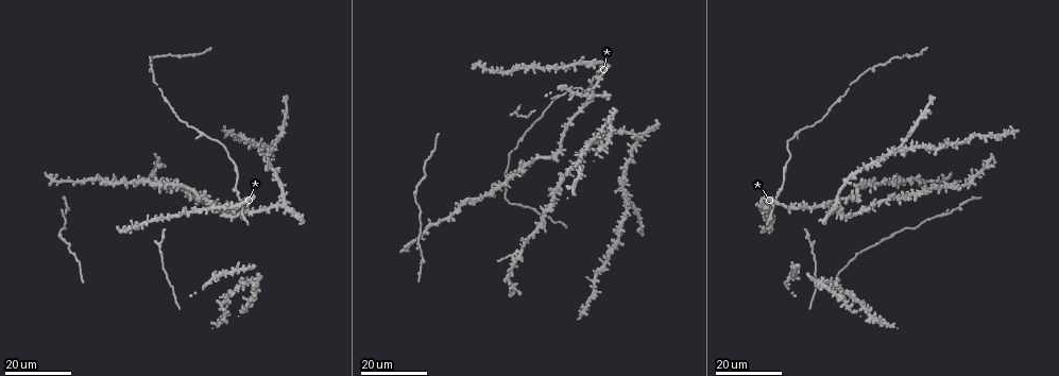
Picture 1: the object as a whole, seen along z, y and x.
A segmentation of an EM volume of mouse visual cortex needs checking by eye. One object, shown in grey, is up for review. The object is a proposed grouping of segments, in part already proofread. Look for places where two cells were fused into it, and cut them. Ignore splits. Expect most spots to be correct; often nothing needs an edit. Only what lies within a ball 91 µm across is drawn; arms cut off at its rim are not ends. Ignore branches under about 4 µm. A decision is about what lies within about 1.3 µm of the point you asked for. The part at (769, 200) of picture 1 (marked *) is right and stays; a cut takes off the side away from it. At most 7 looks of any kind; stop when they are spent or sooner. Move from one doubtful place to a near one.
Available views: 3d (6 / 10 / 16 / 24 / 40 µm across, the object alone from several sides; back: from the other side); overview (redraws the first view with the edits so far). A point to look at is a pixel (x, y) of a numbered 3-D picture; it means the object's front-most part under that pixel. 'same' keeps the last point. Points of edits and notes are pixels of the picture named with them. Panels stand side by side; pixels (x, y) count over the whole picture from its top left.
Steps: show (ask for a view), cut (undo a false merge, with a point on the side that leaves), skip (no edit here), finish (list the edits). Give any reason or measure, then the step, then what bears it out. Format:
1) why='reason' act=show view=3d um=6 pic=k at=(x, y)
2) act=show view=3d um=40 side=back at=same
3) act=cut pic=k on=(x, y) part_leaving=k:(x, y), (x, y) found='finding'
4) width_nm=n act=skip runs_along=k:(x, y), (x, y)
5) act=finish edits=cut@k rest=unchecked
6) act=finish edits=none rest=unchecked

why='four arms meet' act=show view=3d um=24 pic=1 at=(596, 76)

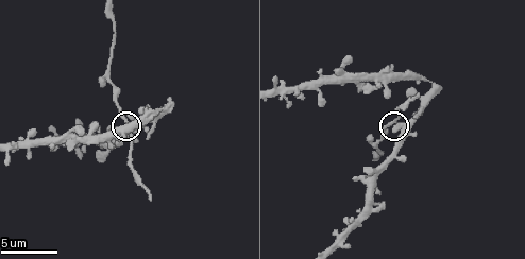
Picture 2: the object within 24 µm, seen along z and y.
act=show view=3d um=10 pic=2 at=(396, 127)

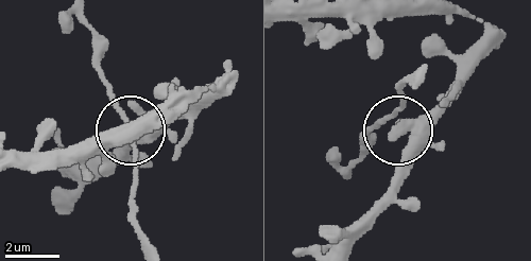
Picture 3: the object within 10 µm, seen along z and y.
side_arm_um=103 act=skip runs_along=3:(455, 68), (434, 107), (400, 125), (369, 127) found='all the same cell'

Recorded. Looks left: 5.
why='branch point' act=show view=3d um=16 pic=1 at=(511, 73)

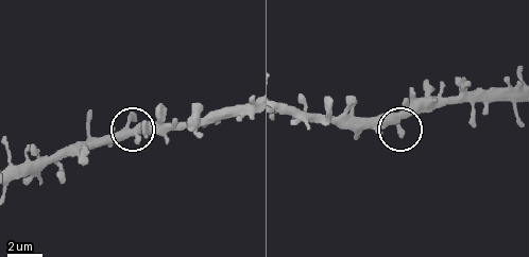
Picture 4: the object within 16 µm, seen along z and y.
why='zoom in' act=show view=3d um=10 pic=4 at=(397, 124)

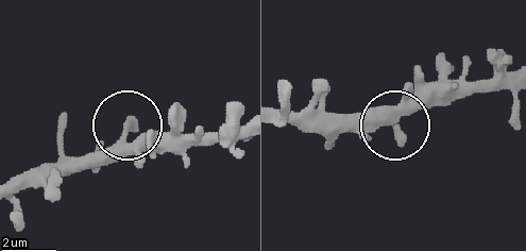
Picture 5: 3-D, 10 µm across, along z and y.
act=skip found='one cell here'

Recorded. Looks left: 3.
why='three arms meet' act=show view=3d um=16 pic=1 at=(873, 69)

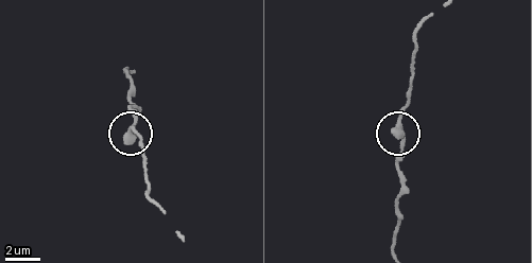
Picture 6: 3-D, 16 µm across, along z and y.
act=show view=3d um=6 at=same

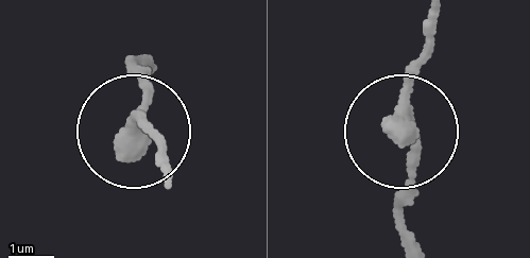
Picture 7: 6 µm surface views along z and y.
act=skip found='continuous, no second cell'

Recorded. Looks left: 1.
act=finish edits=none rest=unchecked

